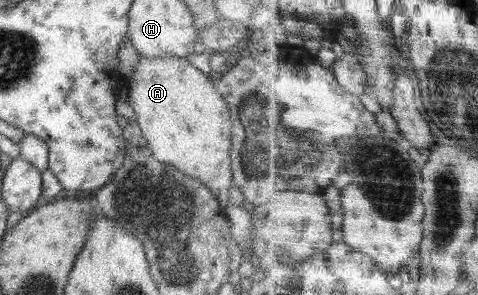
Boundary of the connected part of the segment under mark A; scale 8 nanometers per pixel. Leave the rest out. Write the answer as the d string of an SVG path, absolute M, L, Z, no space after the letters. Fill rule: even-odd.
M140 56L139 62L127 80L128 103L137 113L137 124L149 145L153 157L161 163L173 164L178 171L201 180L218 199L222 208L233 199L229 188L234 186L231 170L231 138L232 118L226 100L214 87L214 76L206 75L191 64L187 58L177 56L159 56L145 58Z

